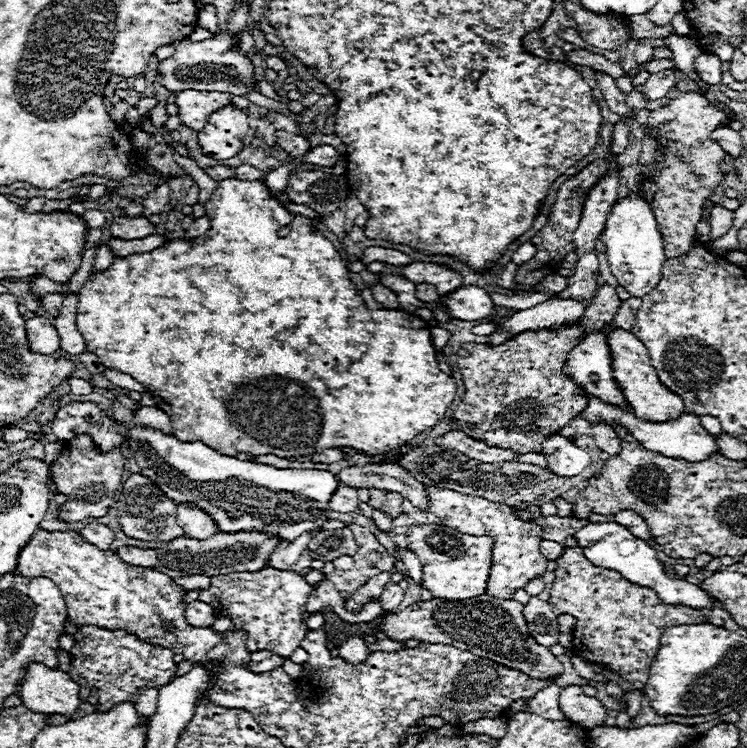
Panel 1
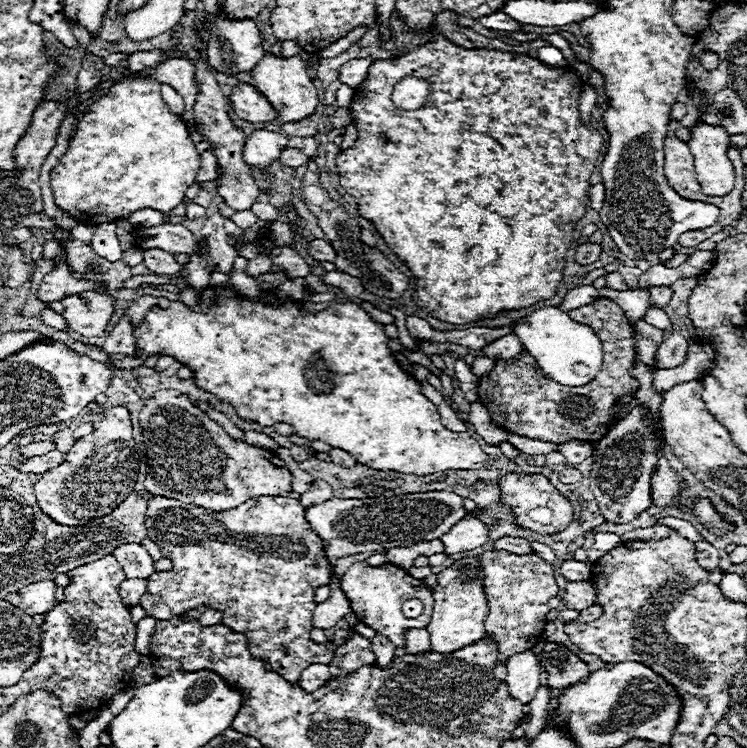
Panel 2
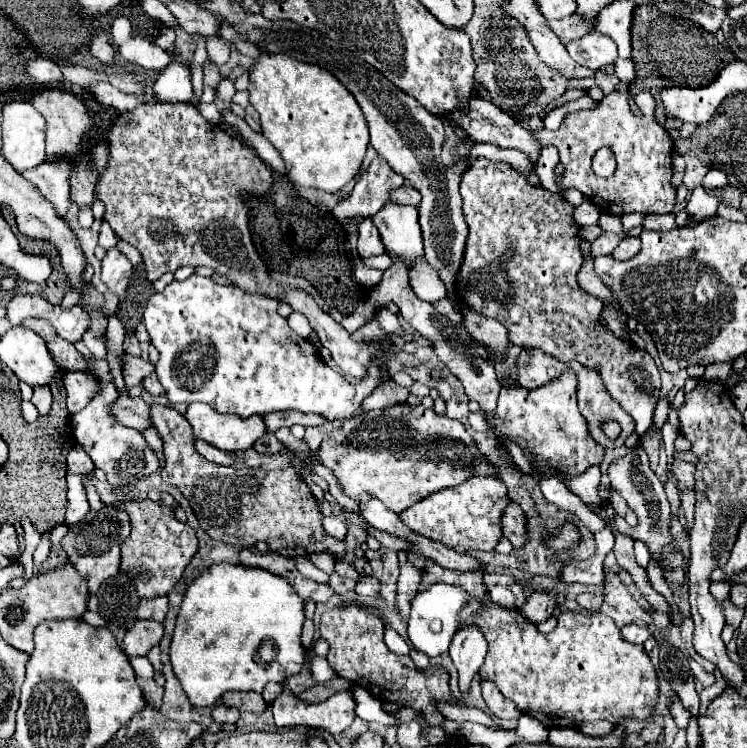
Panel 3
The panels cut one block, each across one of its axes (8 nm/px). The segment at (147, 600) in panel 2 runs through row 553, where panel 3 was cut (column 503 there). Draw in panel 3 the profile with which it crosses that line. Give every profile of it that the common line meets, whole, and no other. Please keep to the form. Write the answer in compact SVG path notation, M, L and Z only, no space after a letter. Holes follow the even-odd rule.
M482 156L458 158L460 162L468 164L468 170L462 174L460 194L464 200L464 216L470 230L462 272L458 272L458 284L462 284L462 300L466 300L470 308L500 320L508 328L512 344L532 350L540 348L560 362L576 360L588 370L598 372L606 386L606 392L634 418L636 434L642 436L652 422L654 406L658 402L660 372L646 350L636 348L632 342L628 344L604 326L604 302L590 296L578 286L576 276L584 264L584 256L580 250L580 224L572 216L574 206L558 192L544 190L542 186L532 186L506 162L492 162Z

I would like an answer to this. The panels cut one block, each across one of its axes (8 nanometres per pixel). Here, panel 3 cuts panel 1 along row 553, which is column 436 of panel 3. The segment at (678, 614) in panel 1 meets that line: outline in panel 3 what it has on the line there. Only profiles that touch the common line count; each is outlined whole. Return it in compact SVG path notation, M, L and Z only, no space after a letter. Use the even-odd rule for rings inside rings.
M426 560L424 570L426 574L422 578L420 590L436 582L460 584L468 594L480 598L488 606L486 612L482 612L482 616L474 616L474 620L466 620L466 624L478 624L488 640L488 654L484 666L480 668L480 676L494 680L498 690L528 716L540 720L548 728L554 728L554 726L576 726L582 722L598 722L598 720L608 720L610 724L618 724L620 720L646 720L652 714L658 694L656 670L644 646L636 646L624 640L612 618L604 614L584 616L576 612L562 612L558 616L558 626L550 634L538 634L536 626L530 624L526 618L522 618L518 610L498 608L496 604L490 604L488 590L478 570L472 572L448 570L430 560Z

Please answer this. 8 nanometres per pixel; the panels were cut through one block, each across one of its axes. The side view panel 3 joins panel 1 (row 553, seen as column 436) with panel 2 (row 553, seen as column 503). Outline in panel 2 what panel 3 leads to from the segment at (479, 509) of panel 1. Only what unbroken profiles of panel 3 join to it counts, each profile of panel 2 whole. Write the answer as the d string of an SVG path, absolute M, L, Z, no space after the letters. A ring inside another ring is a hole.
M486 550L480 556L480 564L484 572L484 592L490 606L484 622L486 634L496 636L502 658L530 650L544 632L546 614L550 612L548 600L558 596L554 566L542 560L538 554L518 556L504 550Z

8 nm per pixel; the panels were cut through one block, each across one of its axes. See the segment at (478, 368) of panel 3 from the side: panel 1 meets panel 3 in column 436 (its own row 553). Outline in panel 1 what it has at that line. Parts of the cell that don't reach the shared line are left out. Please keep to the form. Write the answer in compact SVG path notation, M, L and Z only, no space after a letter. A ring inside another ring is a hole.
M350 528L324 530L308 542L308 550L314 560L332 562L338 556L354 556L358 550L358 544Z

